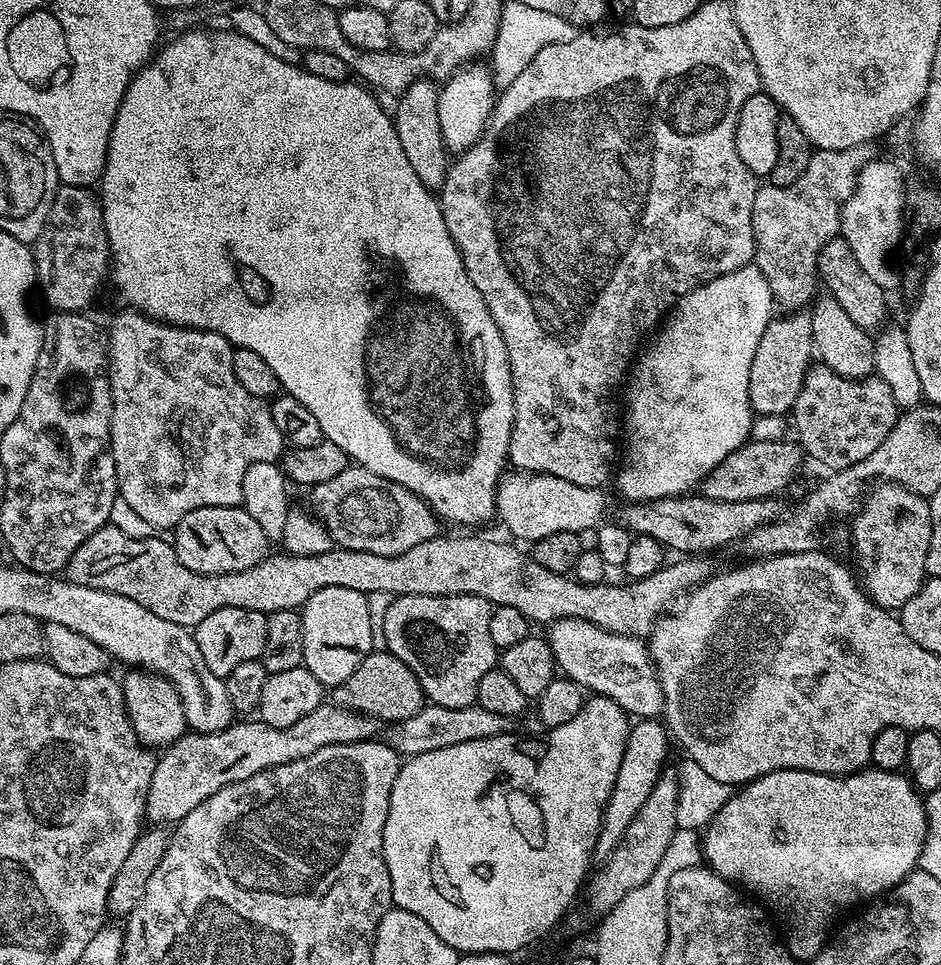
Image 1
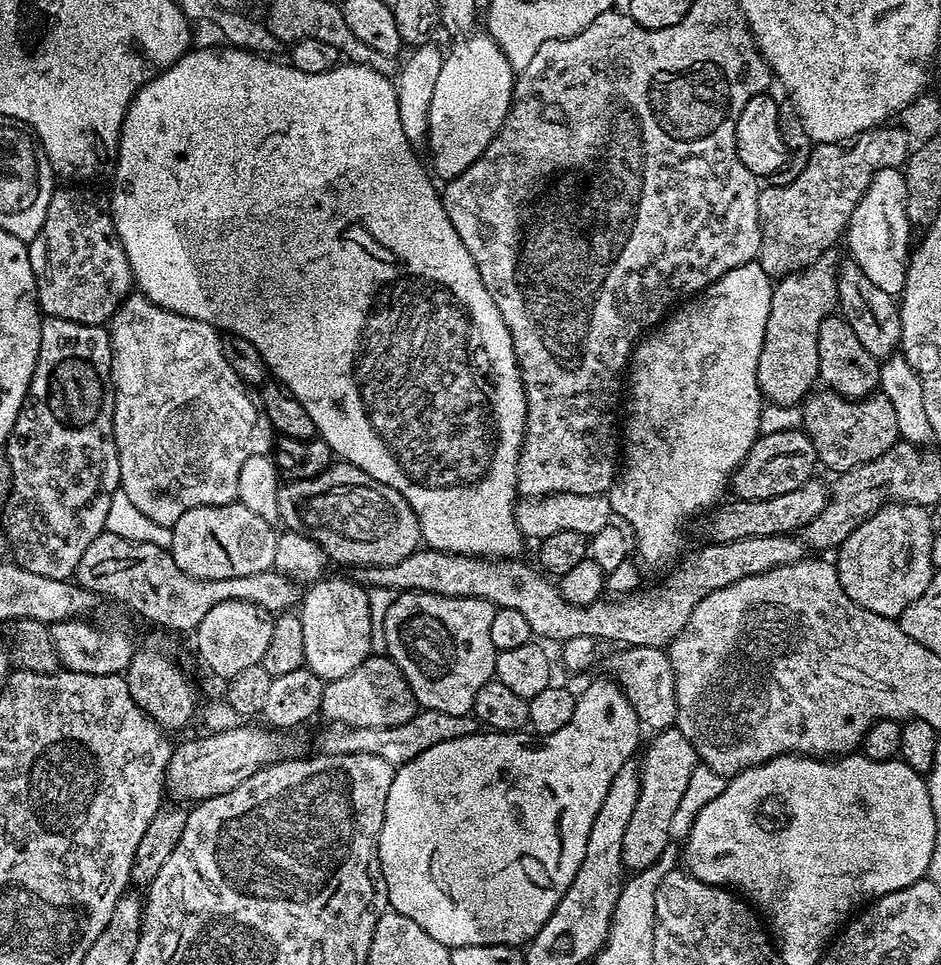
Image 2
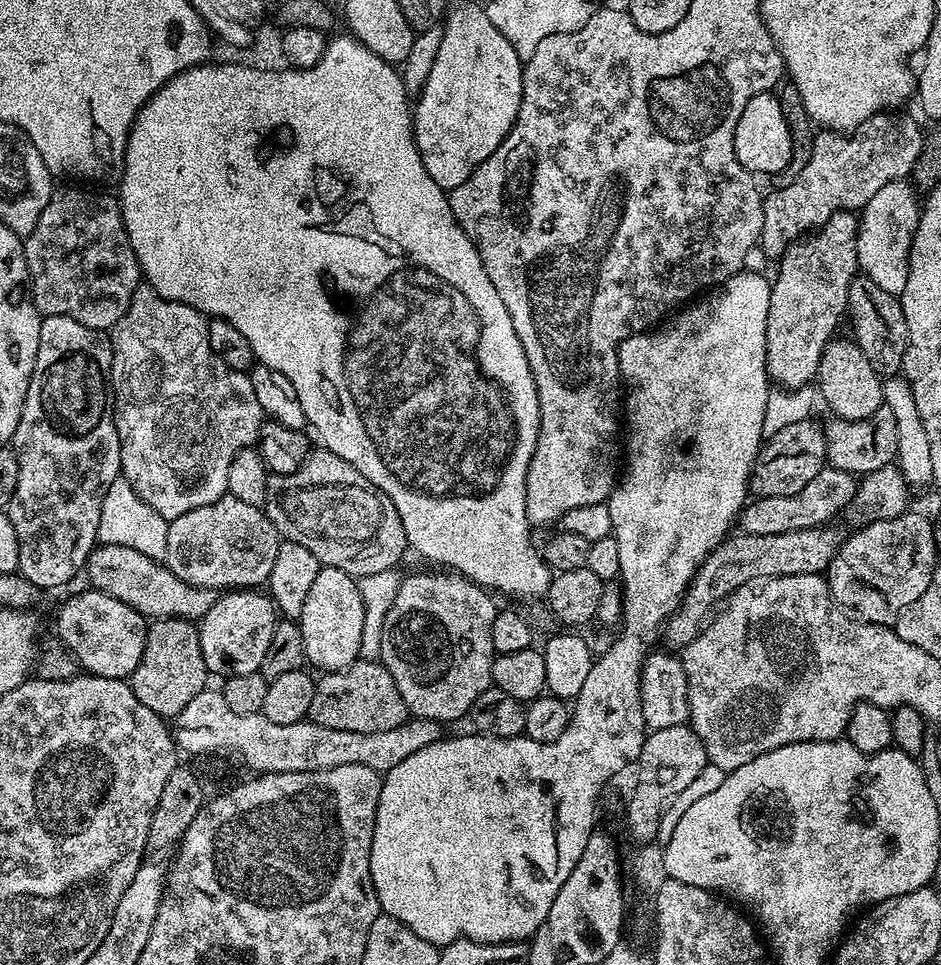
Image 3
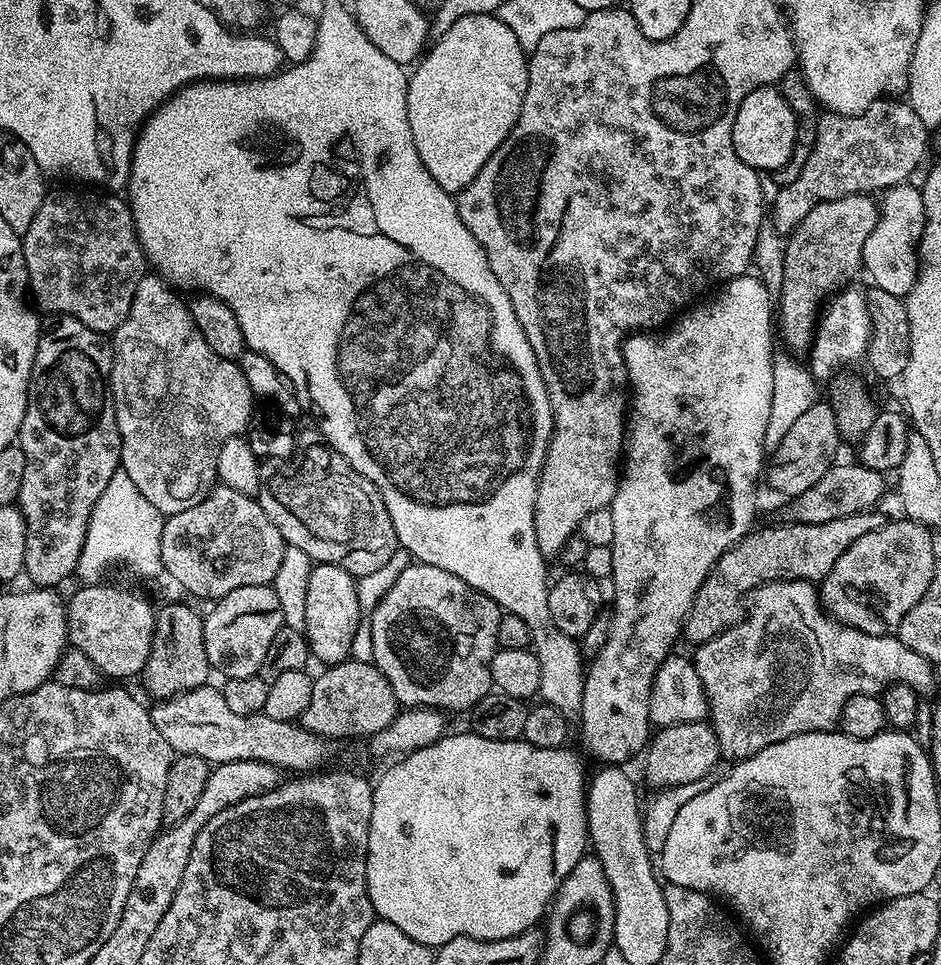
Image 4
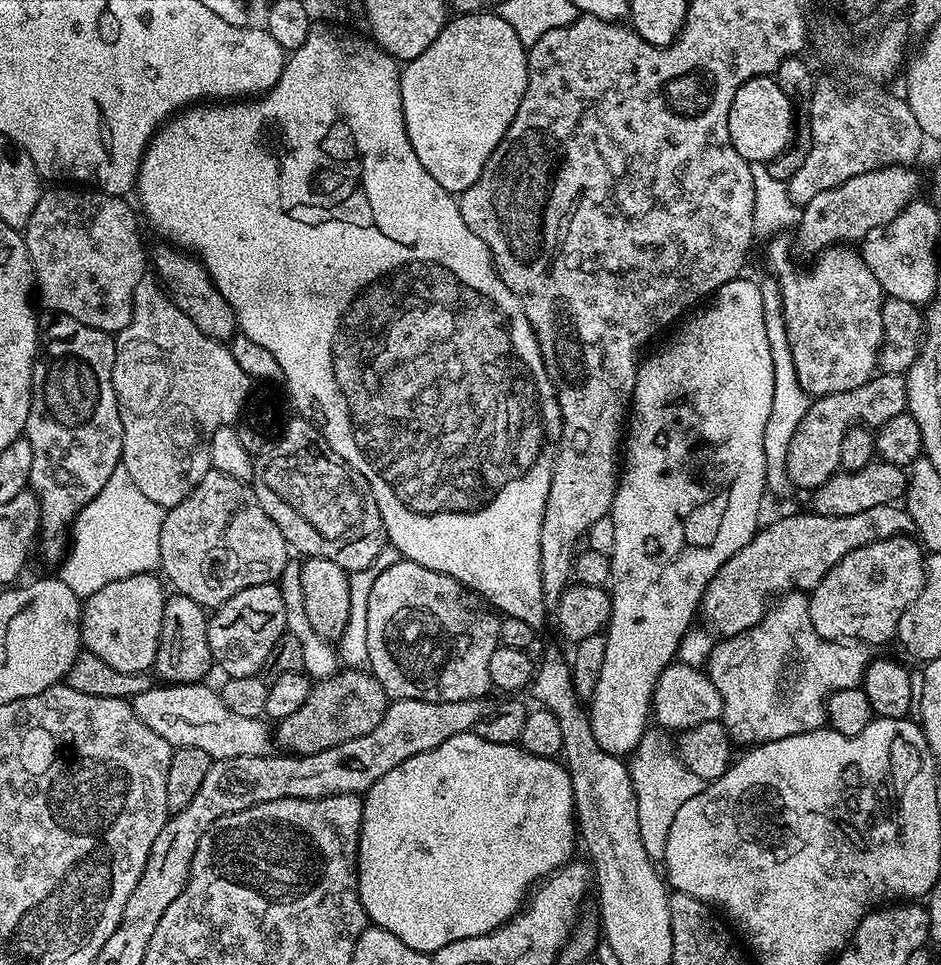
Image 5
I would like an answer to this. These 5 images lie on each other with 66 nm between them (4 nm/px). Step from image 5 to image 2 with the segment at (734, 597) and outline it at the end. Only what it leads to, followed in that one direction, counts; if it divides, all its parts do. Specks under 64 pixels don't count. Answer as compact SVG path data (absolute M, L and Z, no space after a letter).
M792 534L738 538L738 542L705 542L701 548L694 549L686 556L656 589L645 587L629 592L627 596L601 598L586 606L566 602L559 587L543 571L523 564L523 559L460 556L456 552L440 552L427 546L417 548L394 566L357 567L354 579L357 584L368 588L392 588L397 594L433 592L443 596L473 596L479 600L489 600L496 608L519 610L526 622L530 622L533 637L544 642L563 642L586 636L592 642L613 640L616 646L667 649L676 635L688 625L690 614L694 614L702 598L747 576L805 559L806 545L803 539Z

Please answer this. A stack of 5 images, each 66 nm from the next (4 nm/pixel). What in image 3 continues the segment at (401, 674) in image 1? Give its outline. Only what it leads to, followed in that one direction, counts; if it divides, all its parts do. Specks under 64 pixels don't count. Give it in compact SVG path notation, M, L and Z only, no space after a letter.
M360 658L348 668L339 668L337 672L324 672L321 677L316 680L314 702L310 702L308 716L322 726L330 726L330 730L354 730L354 734L378 734L394 730L394 726L409 719L410 713L406 702L402 702L402 694L398 694L398 686L394 686L390 670L386 670L382 663Z

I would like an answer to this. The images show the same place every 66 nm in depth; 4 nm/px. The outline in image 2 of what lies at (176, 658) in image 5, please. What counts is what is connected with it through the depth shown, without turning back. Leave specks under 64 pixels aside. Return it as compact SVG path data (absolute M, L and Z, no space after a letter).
M152 644L149 648L137 647L126 673L130 698L159 728L173 730L184 728L196 712L196 692L188 676L176 665L176 660L164 648Z

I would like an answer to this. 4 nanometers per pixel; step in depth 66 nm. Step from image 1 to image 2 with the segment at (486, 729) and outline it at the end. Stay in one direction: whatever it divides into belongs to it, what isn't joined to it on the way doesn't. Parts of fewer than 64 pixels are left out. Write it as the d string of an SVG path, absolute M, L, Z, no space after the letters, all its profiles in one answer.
M420 710L410 722L402 722L402 726L386 726L385 728L349 728L332 726L320 736L319 751L325 756L345 756L346 754L370 754L384 758L394 766L399 766L418 758L422 750L430 750L430 746L438 746L438 742L450 742L454 738L469 736L478 731L478 721L469 714L442 714L438 710Z

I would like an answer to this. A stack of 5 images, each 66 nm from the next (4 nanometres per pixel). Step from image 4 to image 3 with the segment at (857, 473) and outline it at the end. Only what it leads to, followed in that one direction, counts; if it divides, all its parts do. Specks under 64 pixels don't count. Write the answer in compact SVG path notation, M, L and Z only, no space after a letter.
M826 466L798 494L756 496L745 503L740 511L738 528L745 536L750 534L790 534L790 530L810 530L833 523L844 507L854 498L858 480L853 473Z

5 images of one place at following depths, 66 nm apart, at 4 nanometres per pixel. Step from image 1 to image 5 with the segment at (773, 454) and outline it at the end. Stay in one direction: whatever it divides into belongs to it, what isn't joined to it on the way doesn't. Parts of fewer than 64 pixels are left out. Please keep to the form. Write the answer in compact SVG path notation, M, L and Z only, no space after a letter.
M889 372L873 375L871 380L867 380L865 384L849 392L815 397L806 410L806 418L802 418L802 422L798 422L798 430L794 430L794 438L790 438L790 454L786 454L788 479L797 489L815 490L818 486L822 486L831 476L836 475L840 468L842 440L850 428L863 426L869 430L879 430L886 422L890 422L890 418L902 414L907 406L908 395L906 394L905 377L903 375L895 376Z

